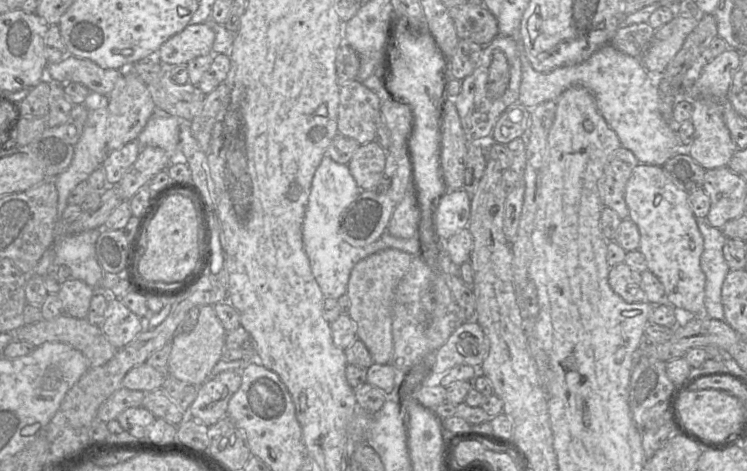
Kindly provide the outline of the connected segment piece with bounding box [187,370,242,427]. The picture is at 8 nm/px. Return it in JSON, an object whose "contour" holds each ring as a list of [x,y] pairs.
{"contour":[[[231,370],[221,372],[212,380],[206,380],[200,385],[187,416],[208,427],[214,425],[227,415],[228,402],[241,382],[241,375]]]}

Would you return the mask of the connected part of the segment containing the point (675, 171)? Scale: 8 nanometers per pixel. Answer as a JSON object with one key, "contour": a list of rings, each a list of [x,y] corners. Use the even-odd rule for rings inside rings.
{"contour":[[[676,154],[662,166],[673,182],[687,193],[701,189],[705,171],[691,156]]]}

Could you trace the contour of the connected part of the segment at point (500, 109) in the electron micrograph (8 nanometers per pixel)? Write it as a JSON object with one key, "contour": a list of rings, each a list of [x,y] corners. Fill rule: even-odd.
{"contour":[[[497,36],[489,44],[483,46],[479,65],[476,69],[461,81],[461,91],[454,98],[454,105],[458,112],[463,131],[469,143],[485,143],[490,140],[494,126],[506,110],[515,102],[519,102],[519,91],[522,80],[522,65],[520,60],[520,46],[518,42],[509,36]],[[502,51],[509,66],[509,83],[505,93],[497,99],[490,99],[486,94],[486,84],[489,74],[489,66],[493,54]]]}

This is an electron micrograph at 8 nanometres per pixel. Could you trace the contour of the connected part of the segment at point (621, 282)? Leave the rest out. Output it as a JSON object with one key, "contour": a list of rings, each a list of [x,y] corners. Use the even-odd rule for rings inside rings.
{"contour":[[[624,262],[610,268],[608,282],[613,291],[624,301],[628,303],[647,302],[641,273]]]}

